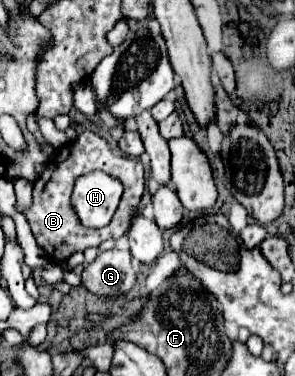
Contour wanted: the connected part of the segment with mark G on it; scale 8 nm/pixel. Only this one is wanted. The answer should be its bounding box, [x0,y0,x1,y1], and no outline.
[82,249,136,299]

